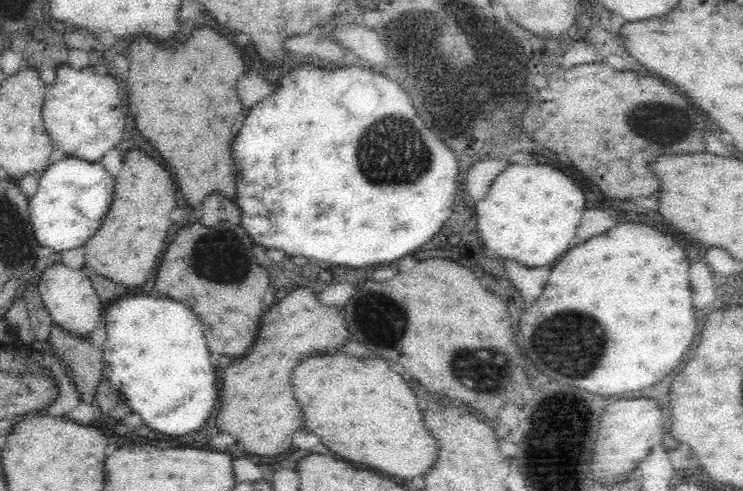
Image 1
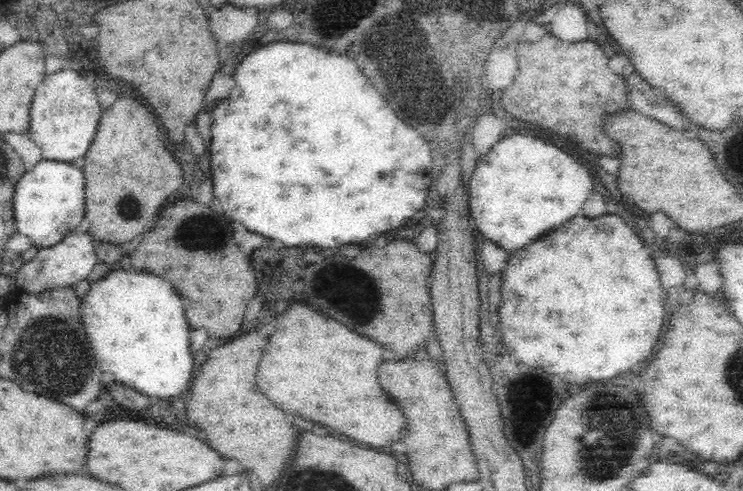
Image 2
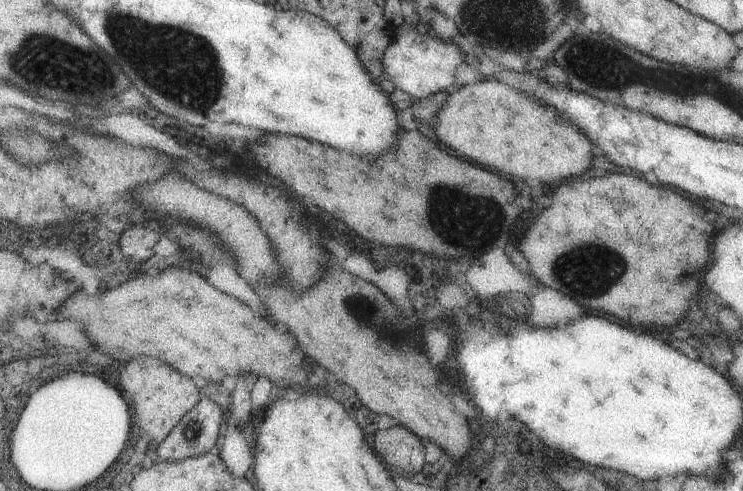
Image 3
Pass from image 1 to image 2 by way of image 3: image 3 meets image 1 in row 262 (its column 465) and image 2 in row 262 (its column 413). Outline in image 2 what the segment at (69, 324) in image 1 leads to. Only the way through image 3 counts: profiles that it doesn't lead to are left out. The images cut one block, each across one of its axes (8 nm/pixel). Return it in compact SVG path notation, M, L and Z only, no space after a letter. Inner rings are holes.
M72 231L61 241L46 248L37 249L37 253L30 261L20 266L14 276L15 286L25 292L44 292L56 286L76 285L90 274L94 264L98 261L93 245L93 237L88 232L76 234Z

